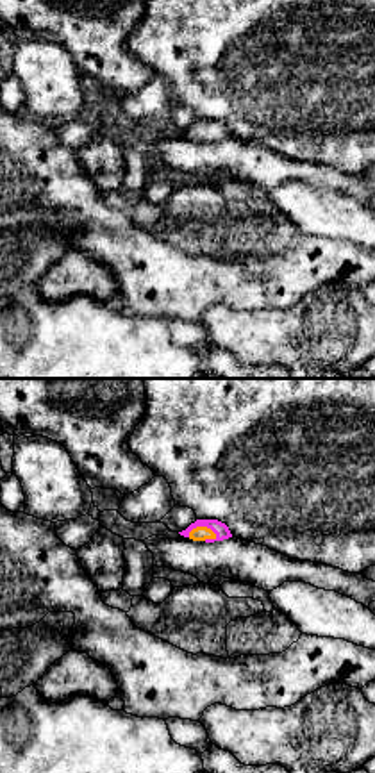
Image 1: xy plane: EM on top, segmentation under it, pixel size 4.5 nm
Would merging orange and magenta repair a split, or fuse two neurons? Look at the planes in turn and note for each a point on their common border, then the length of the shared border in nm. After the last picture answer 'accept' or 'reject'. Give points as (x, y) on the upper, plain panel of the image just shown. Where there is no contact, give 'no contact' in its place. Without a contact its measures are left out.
(200, 127) | 140 nm

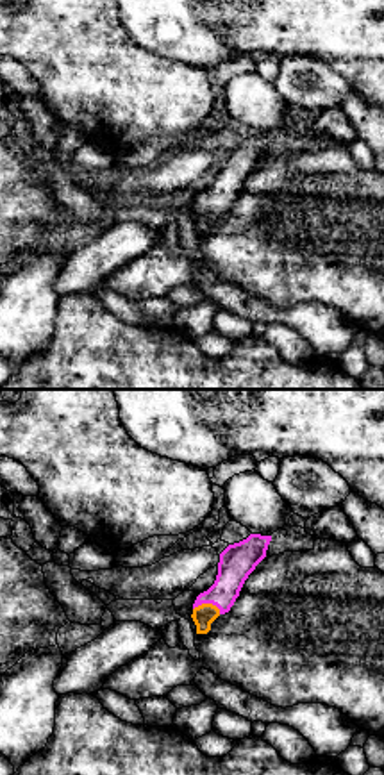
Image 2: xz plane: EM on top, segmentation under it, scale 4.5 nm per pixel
(208, 204) | 130 nm

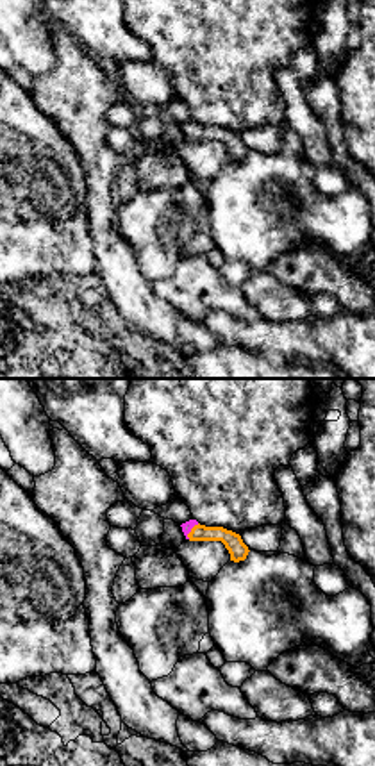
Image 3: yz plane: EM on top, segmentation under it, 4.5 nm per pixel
(191, 131) | 90 nm

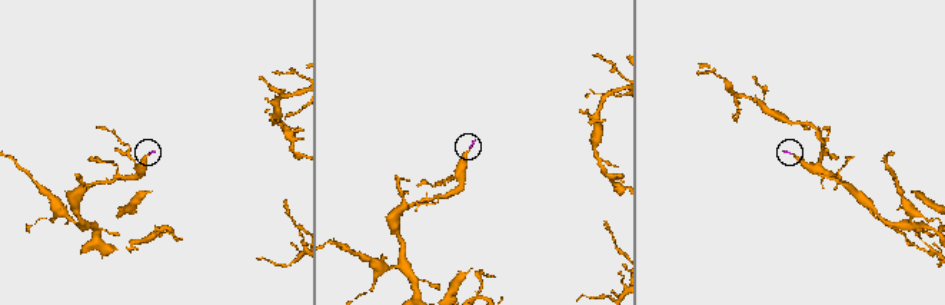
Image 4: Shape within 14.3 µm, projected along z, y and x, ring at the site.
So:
accept

